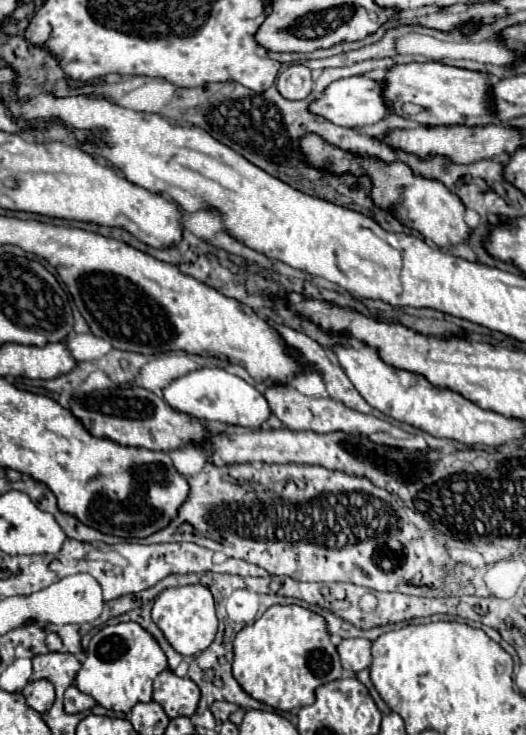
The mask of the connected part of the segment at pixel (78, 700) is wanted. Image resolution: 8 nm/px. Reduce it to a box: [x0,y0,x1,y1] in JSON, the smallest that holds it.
[64,685,96,713]

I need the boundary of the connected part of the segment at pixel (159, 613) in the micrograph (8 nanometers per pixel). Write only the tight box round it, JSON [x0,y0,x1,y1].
[152,585,218,657]

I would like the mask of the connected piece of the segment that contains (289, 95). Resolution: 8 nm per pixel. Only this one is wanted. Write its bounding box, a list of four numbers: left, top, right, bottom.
[276,65,314,99]

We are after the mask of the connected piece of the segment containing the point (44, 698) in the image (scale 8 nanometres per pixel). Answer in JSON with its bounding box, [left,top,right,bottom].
[22,679,54,713]

